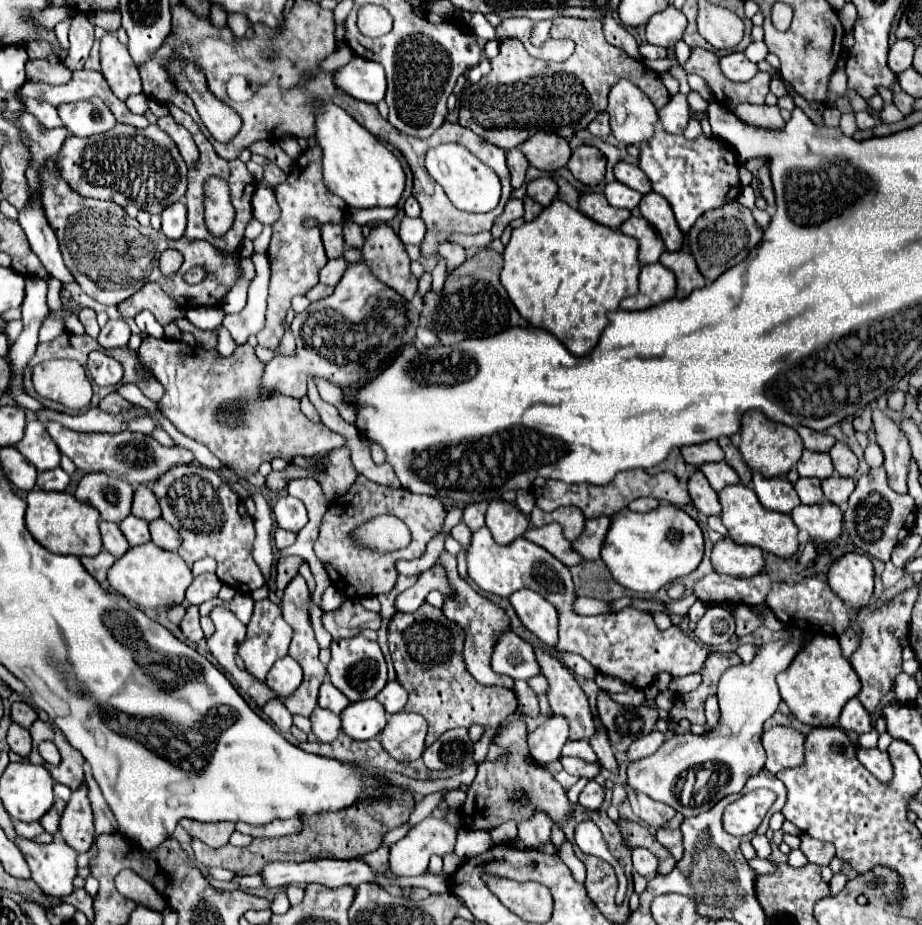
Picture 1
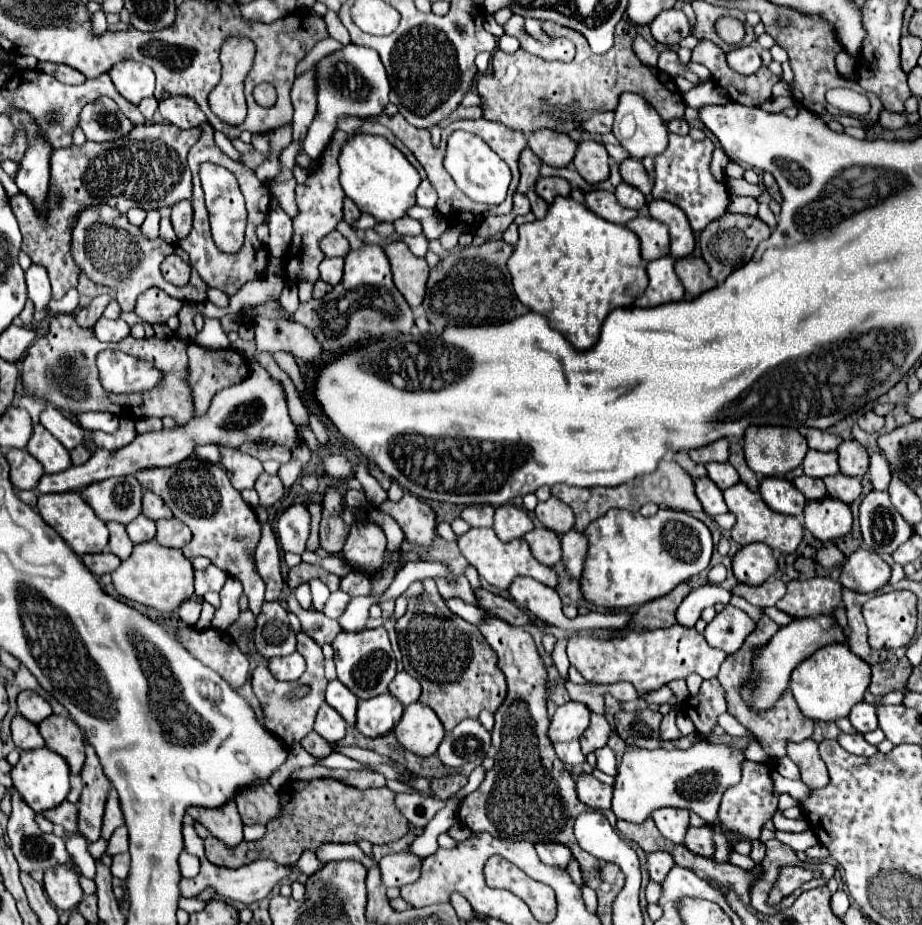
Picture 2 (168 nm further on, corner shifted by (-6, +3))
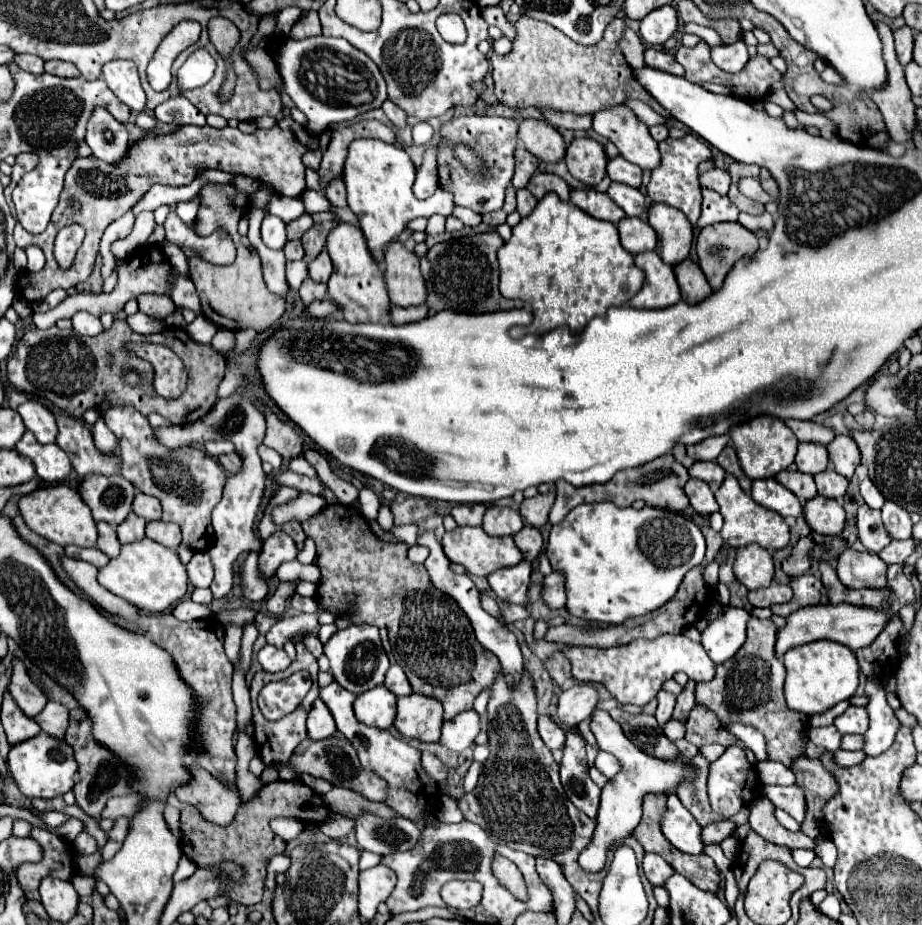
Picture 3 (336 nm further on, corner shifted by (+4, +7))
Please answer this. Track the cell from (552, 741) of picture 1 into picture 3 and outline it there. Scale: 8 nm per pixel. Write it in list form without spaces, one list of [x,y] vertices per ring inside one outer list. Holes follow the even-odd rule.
[[[592,683],[574,685],[572,689],[564,691],[558,697],[558,721],[566,725],[578,725],[580,721],[588,719],[598,703],[598,691],[592,687]]]

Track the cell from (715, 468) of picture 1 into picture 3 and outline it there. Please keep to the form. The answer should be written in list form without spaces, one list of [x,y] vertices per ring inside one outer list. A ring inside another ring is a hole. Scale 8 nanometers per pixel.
[[[696,461],[690,469],[688,469],[690,477],[694,479],[702,479],[706,481],[714,491],[720,487],[720,483],[724,481],[726,473],[722,471],[722,467],[718,467],[716,461]]]

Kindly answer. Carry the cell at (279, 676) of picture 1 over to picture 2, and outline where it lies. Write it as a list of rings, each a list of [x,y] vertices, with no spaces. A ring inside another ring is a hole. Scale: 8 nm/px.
[[[292,653],[288,657],[272,659],[268,663],[268,669],[278,681],[296,681],[306,671],[306,663],[304,663],[304,657],[300,653]]]

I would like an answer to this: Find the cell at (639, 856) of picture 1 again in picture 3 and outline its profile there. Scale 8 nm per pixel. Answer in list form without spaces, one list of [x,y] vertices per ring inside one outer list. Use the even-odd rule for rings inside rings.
[[[654,853],[644,855],[642,869],[644,869],[644,873],[652,885],[664,885],[668,881],[668,877],[674,875],[670,865],[660,855],[654,855]]]

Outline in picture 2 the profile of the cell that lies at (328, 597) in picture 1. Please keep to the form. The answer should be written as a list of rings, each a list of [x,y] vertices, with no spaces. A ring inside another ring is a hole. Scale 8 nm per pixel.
[[[310,581],[310,589],[312,589],[312,605],[316,611],[322,611],[328,597],[330,597],[330,589],[322,583],[322,581]]]

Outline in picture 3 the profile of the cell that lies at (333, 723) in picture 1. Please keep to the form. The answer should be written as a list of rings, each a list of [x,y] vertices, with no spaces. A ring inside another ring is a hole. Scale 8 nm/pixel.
[[[318,697],[308,713],[308,737],[318,741],[324,737],[332,737],[336,733],[336,723],[330,713],[330,709],[324,705],[324,701]]]

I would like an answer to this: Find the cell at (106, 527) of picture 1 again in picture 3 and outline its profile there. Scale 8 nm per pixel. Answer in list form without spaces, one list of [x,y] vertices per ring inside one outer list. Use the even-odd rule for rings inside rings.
[[[104,521],[98,523],[98,549],[108,557],[116,557],[120,553],[120,541],[116,537],[116,529]]]

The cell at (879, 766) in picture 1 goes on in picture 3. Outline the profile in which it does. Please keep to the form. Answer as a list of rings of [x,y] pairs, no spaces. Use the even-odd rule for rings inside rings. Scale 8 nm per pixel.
[[[828,725],[828,727],[818,727],[818,729],[810,729],[810,735],[812,743],[816,747],[822,747],[826,751],[836,751],[840,749],[840,739],[842,735],[838,735],[836,727],[834,725]]]

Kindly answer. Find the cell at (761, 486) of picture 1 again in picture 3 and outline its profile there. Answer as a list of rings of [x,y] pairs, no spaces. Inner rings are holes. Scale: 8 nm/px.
[[[758,479],[752,483],[752,499],[770,509],[776,511],[782,517],[798,517],[802,511],[802,505],[798,497],[782,487],[776,479]]]

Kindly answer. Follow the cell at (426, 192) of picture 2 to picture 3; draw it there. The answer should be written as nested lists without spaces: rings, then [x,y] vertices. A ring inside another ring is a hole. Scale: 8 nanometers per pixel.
[[[428,149],[422,167],[416,173],[416,183],[414,183],[414,195],[418,199],[428,199],[434,195],[438,187],[438,171],[436,171],[436,149]]]

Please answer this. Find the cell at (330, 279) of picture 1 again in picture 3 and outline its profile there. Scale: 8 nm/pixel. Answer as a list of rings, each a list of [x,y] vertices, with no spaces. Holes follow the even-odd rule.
[[[326,249],[316,259],[312,259],[308,263],[308,275],[316,283],[326,283],[330,279],[330,275],[332,275],[332,261],[330,261],[330,255],[328,255]]]

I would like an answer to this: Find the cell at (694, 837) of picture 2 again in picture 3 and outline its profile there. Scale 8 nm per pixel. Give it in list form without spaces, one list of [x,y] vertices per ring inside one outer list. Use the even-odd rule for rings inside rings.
[[[724,819],[724,821],[718,821],[718,823],[710,823],[708,827],[702,829],[704,845],[708,845],[708,843],[720,843],[720,841],[724,841],[728,835],[732,835],[736,829],[738,829],[738,825],[732,823],[730,819]]]

